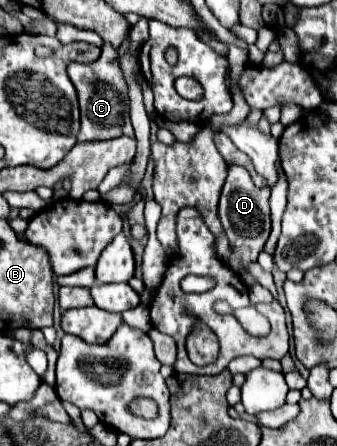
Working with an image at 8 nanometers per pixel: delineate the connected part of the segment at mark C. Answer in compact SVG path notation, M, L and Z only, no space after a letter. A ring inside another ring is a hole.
M105 42L99 60L91 64L71 62L67 74L77 90L79 108L81 108L81 130L77 142L95 142L95 140L113 140L119 136L133 136L133 126L129 118L129 84L125 74L121 74L117 50Z

